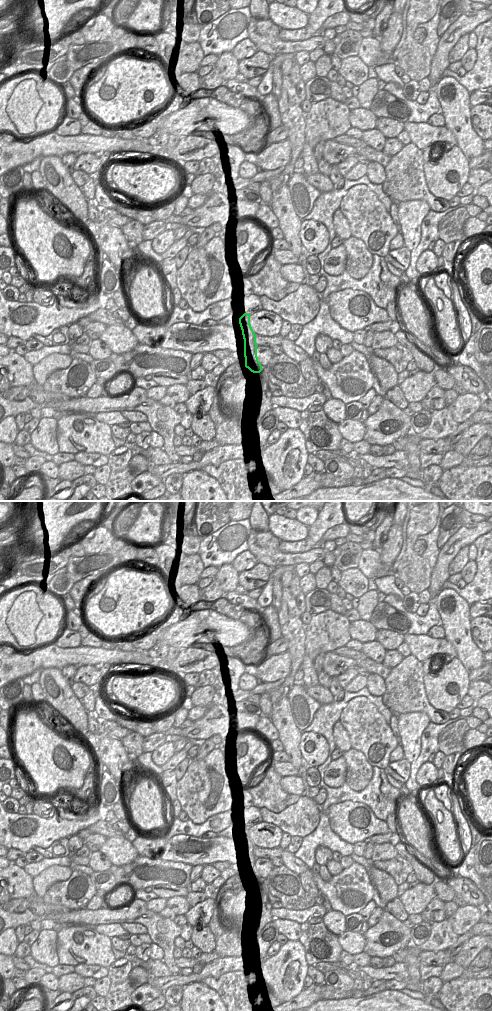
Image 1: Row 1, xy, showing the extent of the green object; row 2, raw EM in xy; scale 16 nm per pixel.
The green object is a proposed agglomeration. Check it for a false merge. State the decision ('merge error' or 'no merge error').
no merge error

